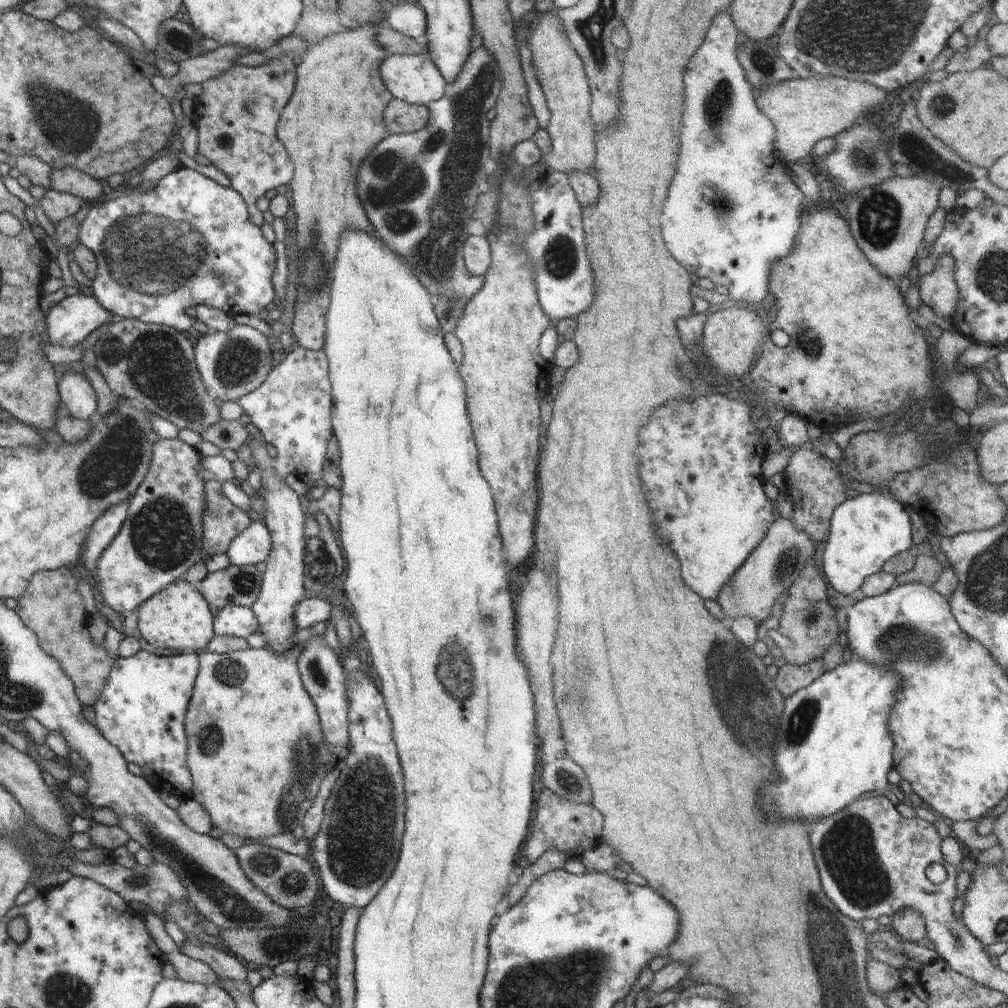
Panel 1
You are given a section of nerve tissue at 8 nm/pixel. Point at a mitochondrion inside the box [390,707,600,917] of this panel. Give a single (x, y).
(569, 780)

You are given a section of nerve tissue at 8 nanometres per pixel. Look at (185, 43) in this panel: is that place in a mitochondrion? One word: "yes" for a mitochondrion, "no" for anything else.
yes

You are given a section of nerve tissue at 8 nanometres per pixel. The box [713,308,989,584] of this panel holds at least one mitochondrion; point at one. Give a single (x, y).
(942, 454)

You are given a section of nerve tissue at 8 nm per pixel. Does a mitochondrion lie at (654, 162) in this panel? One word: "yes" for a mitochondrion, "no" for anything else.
no

